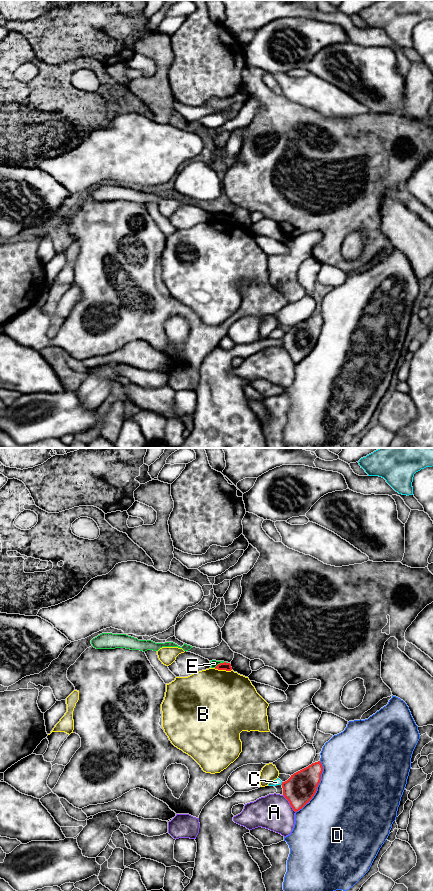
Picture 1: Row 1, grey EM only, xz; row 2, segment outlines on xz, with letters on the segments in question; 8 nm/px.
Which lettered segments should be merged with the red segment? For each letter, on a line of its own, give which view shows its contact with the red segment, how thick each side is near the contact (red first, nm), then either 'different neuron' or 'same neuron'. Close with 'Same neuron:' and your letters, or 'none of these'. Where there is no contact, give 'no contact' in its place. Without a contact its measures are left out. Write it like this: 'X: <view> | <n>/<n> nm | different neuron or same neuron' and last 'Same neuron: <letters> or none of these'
A: xz | 240/280 nm | different neuron
B: xz | 60/480 nm | different neuron
C: xz | 240/50 nm | different neuron
D: xz | 240/500 nm | different neuron
E: xz | 60/60 nm | different neuron
Same neuron: none of these

